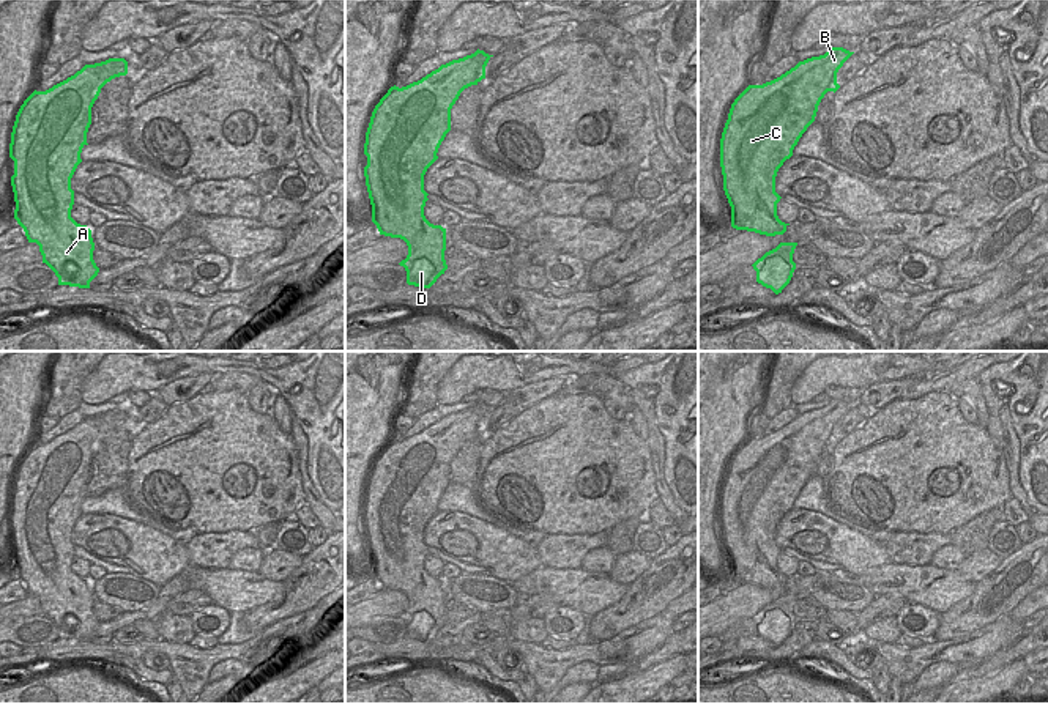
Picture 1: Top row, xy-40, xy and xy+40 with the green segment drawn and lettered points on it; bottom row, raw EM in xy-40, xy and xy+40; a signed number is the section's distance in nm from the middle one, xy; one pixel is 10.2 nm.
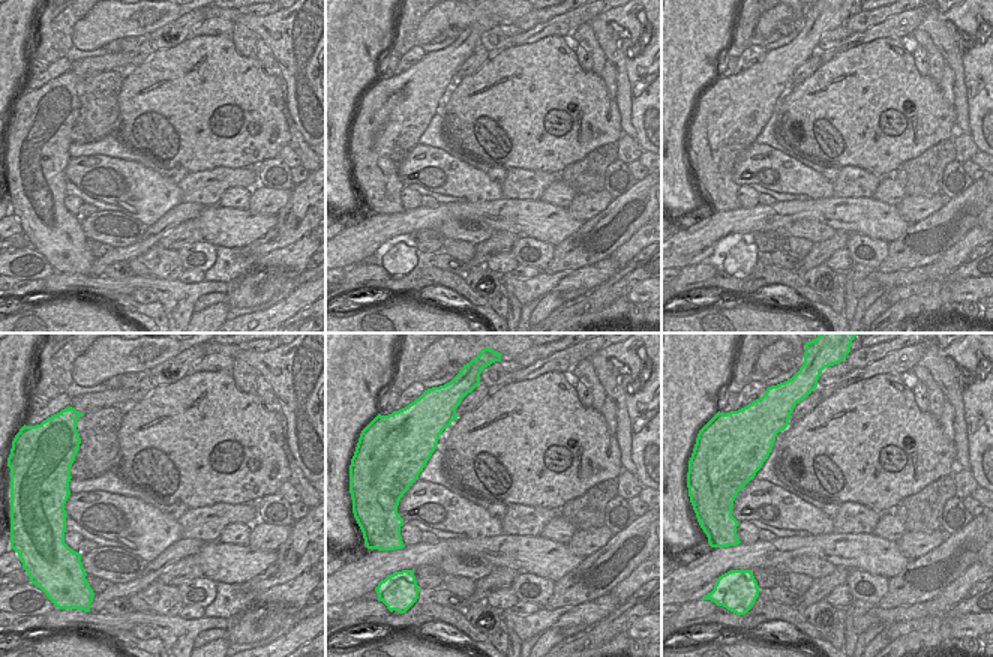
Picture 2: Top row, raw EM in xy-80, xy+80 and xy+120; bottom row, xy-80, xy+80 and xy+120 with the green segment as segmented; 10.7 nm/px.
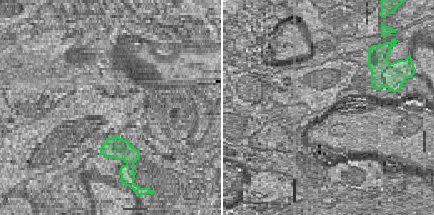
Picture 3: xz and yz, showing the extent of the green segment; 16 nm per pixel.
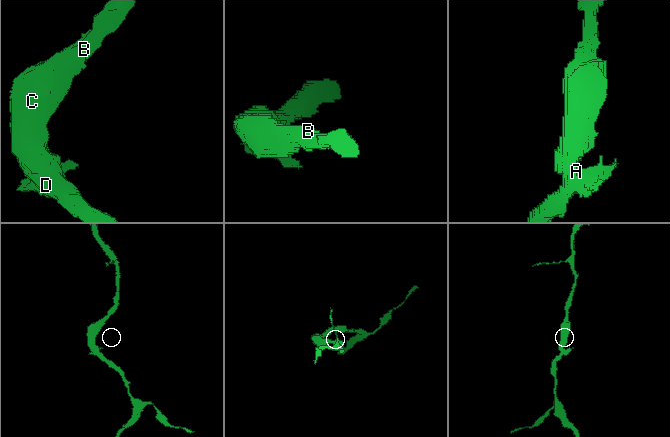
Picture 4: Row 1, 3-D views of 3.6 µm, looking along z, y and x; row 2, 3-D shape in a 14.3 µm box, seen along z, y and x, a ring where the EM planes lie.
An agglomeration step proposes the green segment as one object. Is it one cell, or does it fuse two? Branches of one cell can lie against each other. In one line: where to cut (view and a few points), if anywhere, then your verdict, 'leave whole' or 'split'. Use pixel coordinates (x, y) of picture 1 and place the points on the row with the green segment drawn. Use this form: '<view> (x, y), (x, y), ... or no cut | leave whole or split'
xy-40 (73, 260), (78, 273), (66, 282) | split

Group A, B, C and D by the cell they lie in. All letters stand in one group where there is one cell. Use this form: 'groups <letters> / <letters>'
groups A B C / D

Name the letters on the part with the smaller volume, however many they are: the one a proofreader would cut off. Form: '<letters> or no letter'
D

